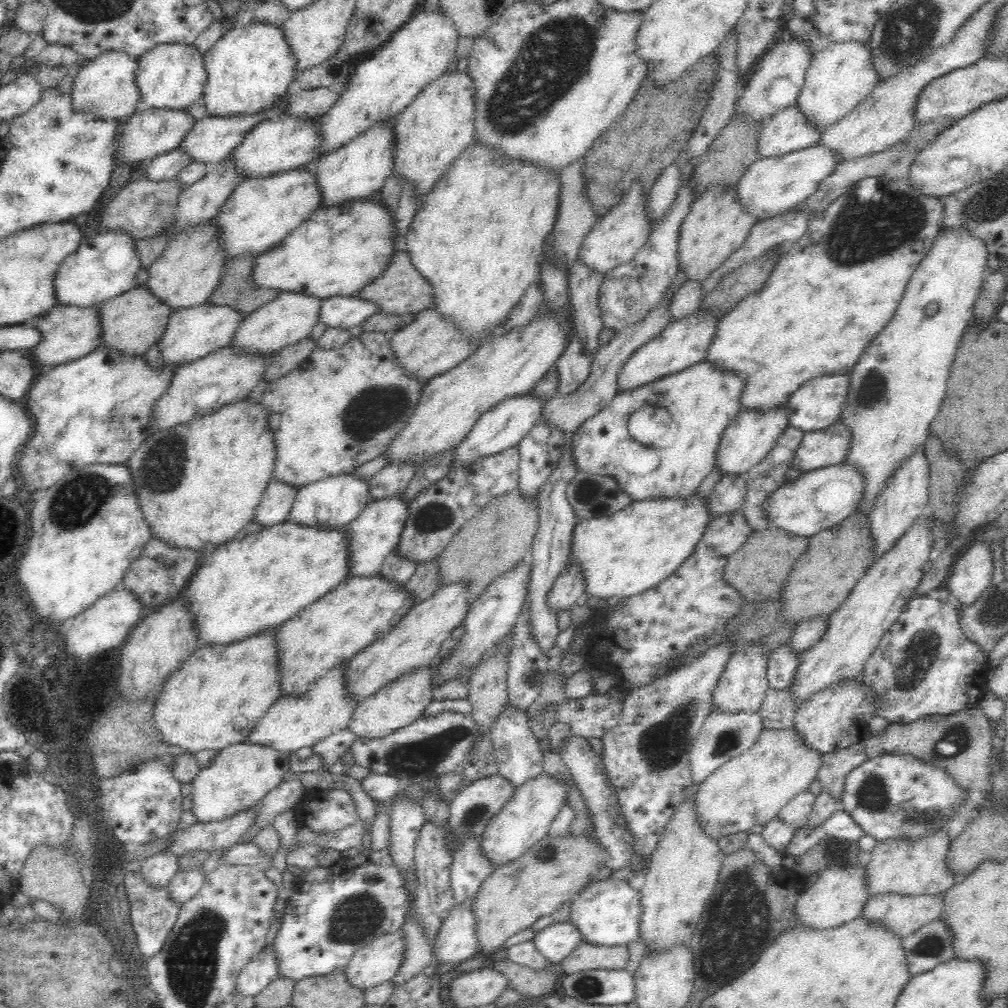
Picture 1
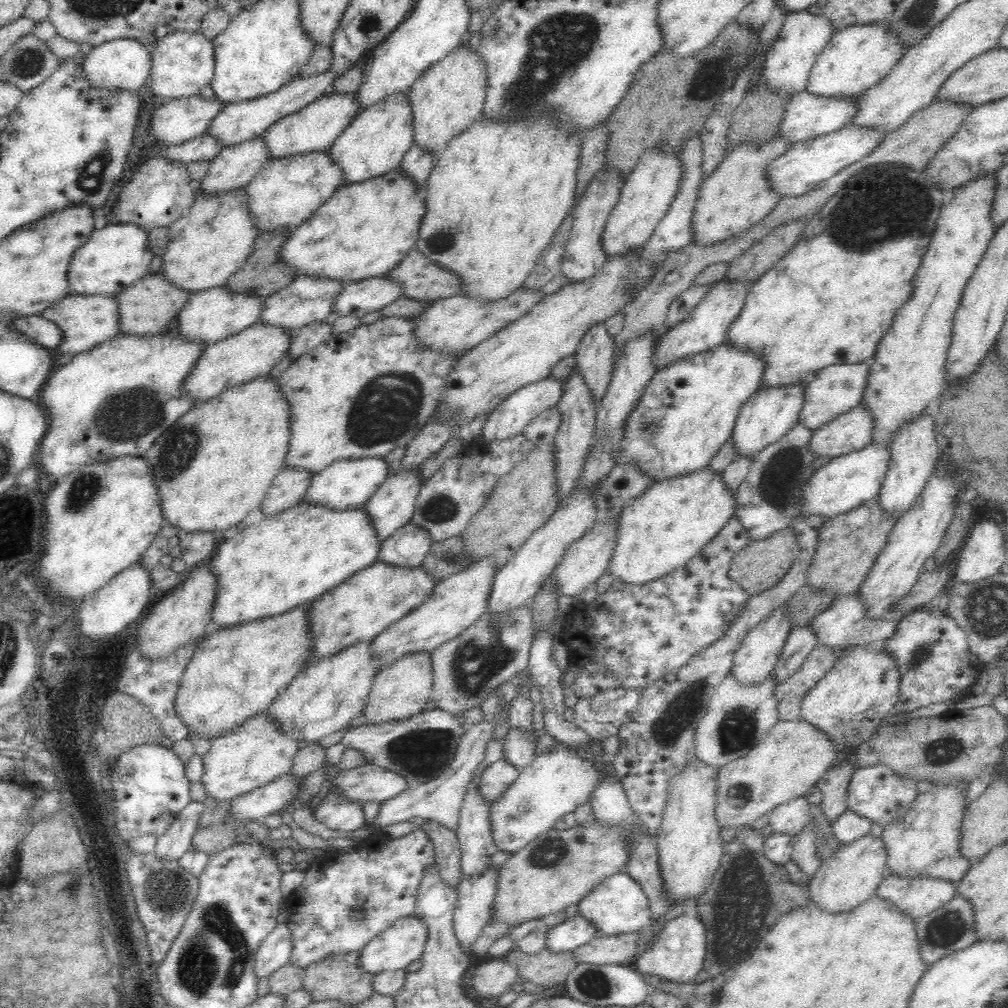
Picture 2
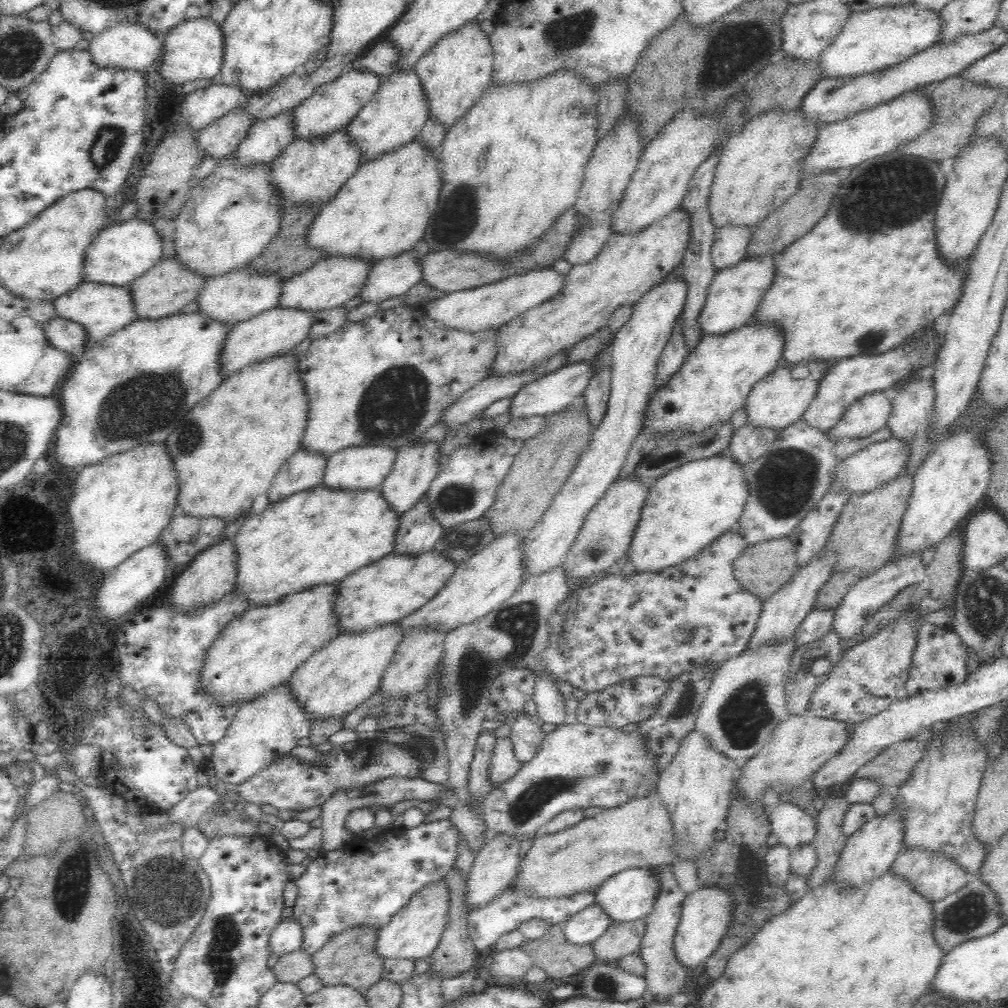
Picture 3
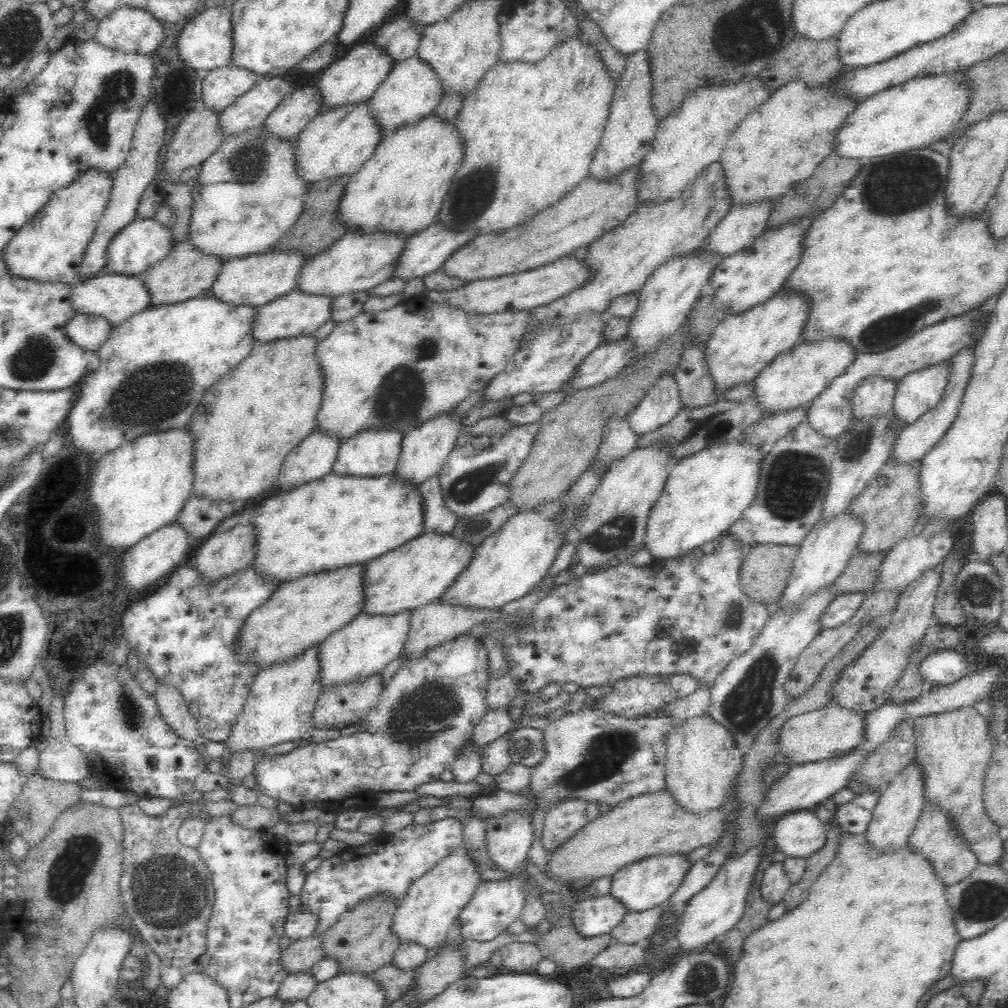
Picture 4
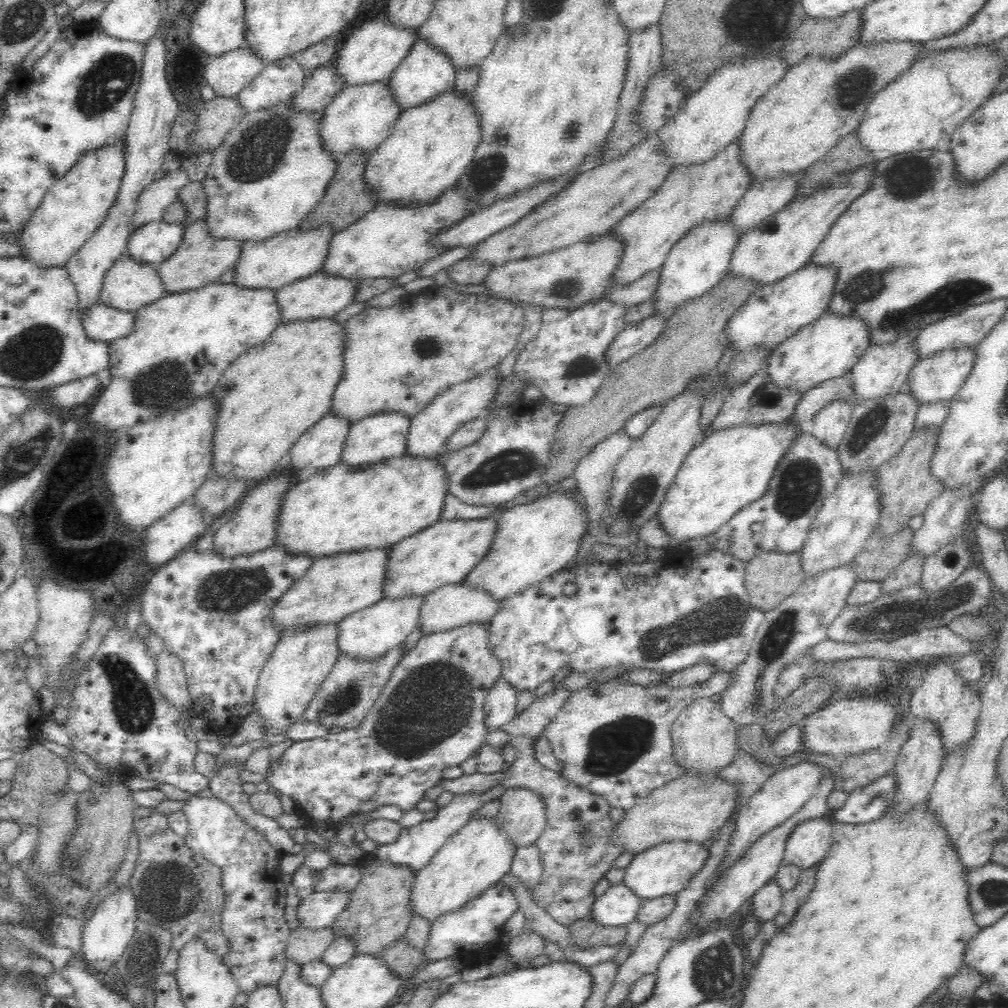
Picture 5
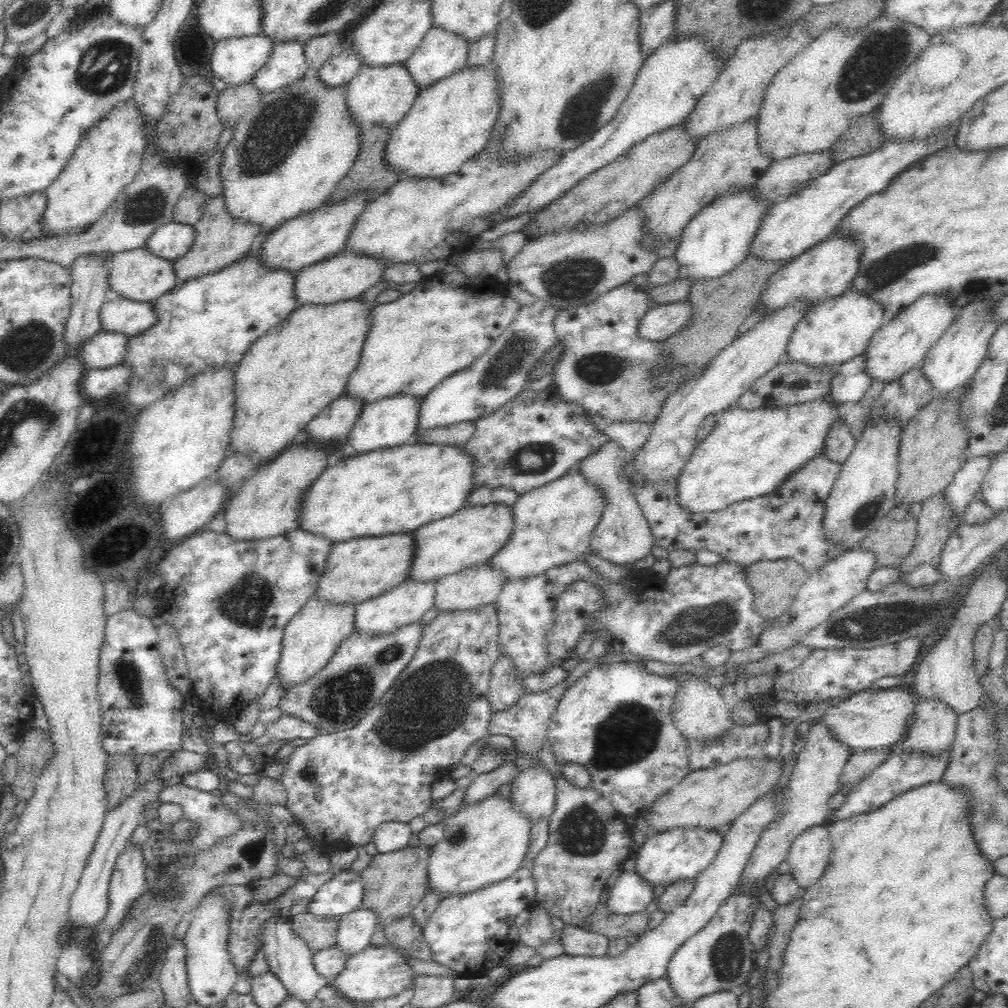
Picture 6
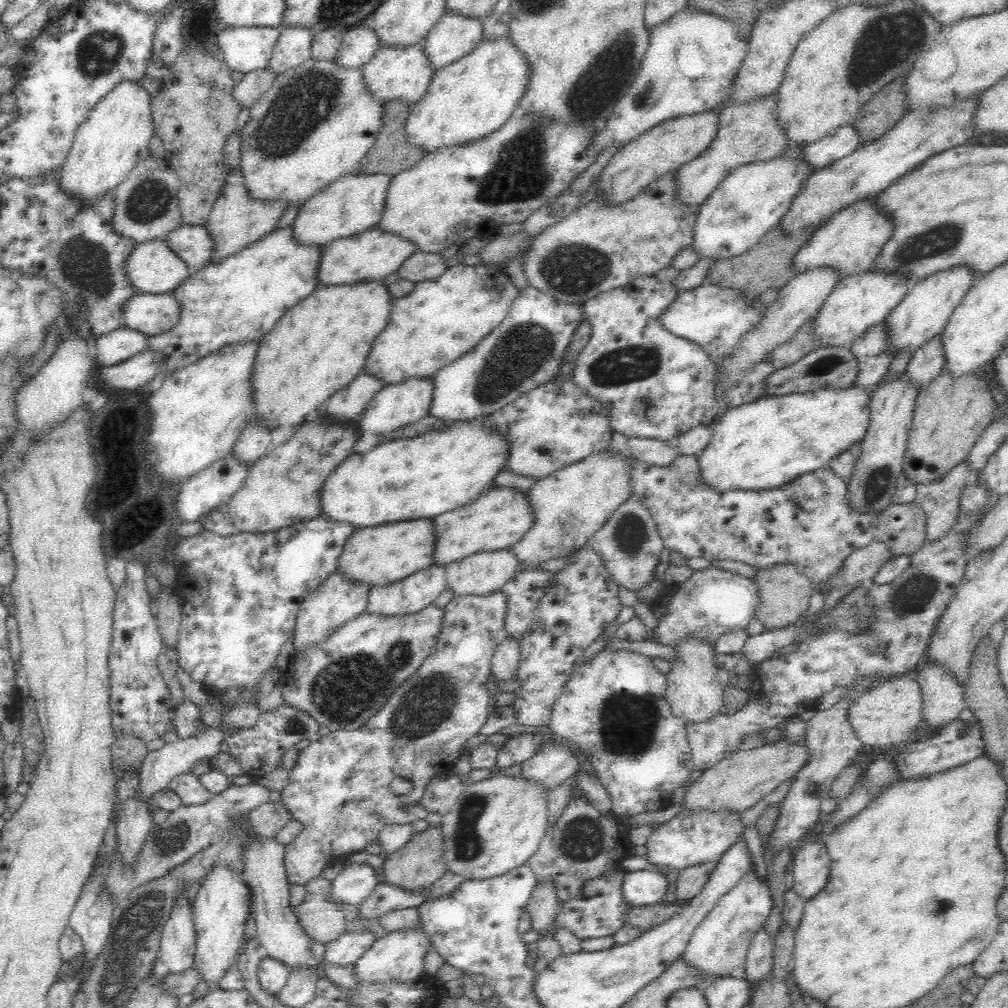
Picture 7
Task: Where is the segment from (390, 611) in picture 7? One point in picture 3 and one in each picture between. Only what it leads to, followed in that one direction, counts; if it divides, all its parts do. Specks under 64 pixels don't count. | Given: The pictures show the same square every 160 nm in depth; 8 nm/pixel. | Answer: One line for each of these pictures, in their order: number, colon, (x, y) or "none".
3: (339, 677)
4: (367, 644)
5: (368, 632)
6: (408, 601)

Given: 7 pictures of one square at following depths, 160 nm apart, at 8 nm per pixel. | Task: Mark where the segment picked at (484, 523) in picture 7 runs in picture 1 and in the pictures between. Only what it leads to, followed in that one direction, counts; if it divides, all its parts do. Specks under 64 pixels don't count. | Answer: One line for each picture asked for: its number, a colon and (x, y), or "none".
1: (362, 608)
2: (370, 600)
3: (391, 588)
4: (420, 570)
5: (445, 552)
6: (474, 534)

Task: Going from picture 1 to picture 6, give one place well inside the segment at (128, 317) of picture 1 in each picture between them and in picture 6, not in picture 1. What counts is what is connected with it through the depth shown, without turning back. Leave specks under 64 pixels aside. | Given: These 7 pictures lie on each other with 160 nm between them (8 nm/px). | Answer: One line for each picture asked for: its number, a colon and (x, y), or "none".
2: (146, 307)
3: (168, 286)
4: (186, 272)
5: (202, 258)
6: (221, 239)

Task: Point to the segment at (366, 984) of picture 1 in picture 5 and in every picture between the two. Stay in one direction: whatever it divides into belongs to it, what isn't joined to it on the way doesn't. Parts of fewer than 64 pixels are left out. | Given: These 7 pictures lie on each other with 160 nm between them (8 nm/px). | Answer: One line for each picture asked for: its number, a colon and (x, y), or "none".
2: (397, 946)
3: (415, 930)
4: (426, 912)
5: (480, 854)

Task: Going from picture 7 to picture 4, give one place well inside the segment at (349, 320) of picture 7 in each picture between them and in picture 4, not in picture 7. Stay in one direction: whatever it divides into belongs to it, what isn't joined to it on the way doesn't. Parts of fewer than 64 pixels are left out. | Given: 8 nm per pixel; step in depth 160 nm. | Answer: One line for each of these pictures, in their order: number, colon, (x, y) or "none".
4: (253, 416)
5: (271, 394)
6: (299, 366)

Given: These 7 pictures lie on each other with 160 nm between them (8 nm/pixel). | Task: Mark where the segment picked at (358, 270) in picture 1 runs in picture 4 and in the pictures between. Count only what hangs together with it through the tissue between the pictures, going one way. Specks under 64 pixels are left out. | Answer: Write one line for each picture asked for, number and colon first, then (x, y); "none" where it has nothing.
2: (367, 227)
3: (384, 209)
4: (401, 187)

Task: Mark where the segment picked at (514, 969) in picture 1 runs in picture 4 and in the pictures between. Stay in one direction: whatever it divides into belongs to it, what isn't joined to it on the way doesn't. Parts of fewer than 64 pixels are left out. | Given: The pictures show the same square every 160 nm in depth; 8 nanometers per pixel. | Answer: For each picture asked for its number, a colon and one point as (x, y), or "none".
2: (544, 967)
3: (552, 952)
4: (569, 949)

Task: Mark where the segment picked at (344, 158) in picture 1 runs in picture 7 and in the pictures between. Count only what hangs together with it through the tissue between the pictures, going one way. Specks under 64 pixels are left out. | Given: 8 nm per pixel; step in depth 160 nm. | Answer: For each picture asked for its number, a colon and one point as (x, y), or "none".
2: (376, 141)
3: (398, 111)
4: (413, 89)
5: (427, 70)
6: (441, 52)
7: (456, 34)

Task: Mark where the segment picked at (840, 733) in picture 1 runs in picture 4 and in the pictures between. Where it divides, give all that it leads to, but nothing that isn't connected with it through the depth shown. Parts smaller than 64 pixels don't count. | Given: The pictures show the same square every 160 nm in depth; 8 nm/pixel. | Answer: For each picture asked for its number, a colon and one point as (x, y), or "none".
2: (849, 702)
3: (870, 676)
4: (863, 686)

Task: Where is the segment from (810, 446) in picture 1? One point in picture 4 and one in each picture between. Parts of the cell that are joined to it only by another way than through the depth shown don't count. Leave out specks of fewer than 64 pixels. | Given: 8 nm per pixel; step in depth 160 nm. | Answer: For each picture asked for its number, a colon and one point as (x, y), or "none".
2: (853, 429)
3: (867, 414)
4: (874, 394)

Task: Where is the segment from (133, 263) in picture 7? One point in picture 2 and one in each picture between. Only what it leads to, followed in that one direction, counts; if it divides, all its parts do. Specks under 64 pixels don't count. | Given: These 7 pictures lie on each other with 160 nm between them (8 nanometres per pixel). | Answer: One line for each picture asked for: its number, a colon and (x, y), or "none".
2: (87, 319)
3: (103, 308)
4: (117, 296)
5: (130, 284)
6: (137, 273)

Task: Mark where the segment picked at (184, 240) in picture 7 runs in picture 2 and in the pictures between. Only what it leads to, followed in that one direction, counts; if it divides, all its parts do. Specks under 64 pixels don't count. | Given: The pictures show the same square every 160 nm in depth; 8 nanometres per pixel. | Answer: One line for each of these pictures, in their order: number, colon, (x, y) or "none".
2: (114, 258)
3: (120, 254)
4: (145, 242)
5: (156, 242)
6: (172, 241)

